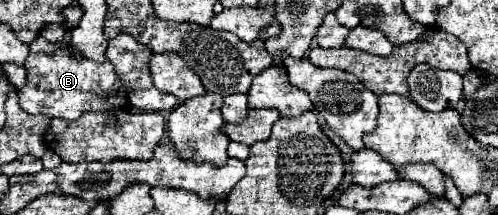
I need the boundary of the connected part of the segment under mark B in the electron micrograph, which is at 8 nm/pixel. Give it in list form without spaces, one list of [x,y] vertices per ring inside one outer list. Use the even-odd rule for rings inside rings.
[[[58,49],[54,55],[30,53],[26,59],[26,85],[18,91],[20,107],[30,115],[48,115],[76,121],[86,111],[112,111],[128,105],[126,91],[110,61],[96,63],[78,59],[68,49]]]

